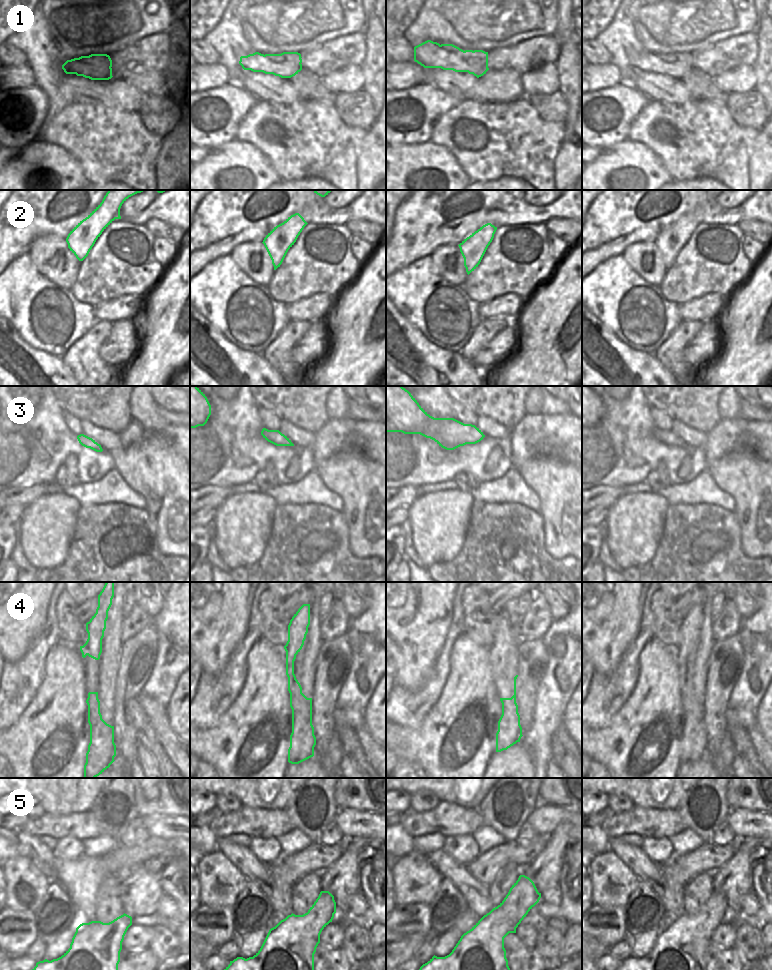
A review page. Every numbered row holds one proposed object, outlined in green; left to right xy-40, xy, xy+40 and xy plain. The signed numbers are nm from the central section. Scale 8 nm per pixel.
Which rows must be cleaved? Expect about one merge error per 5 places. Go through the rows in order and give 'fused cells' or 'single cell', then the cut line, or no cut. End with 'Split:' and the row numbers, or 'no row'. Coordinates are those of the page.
1: single cell; cut none
2: single cell; cut none
3: single cell; cut none
4: single cell; cut none
5: single cell; cut none
Split: no row

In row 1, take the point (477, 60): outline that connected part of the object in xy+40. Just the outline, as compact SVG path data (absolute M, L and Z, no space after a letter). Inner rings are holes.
M427 40L414 47L414 61L424 68L441 68L455 72L468 72L477 78L486 74L488 52L462 50L453 44L439 44Z

